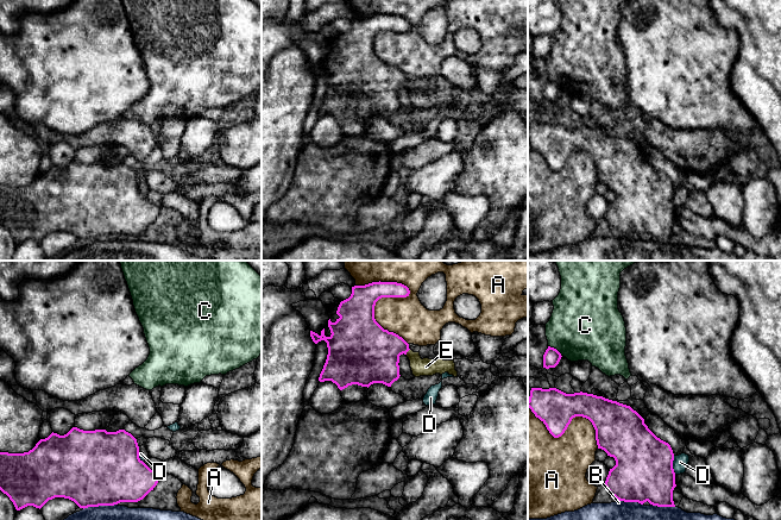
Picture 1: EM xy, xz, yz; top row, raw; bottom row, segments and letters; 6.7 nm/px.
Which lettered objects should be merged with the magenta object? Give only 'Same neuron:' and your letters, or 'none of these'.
Same neuron: E

